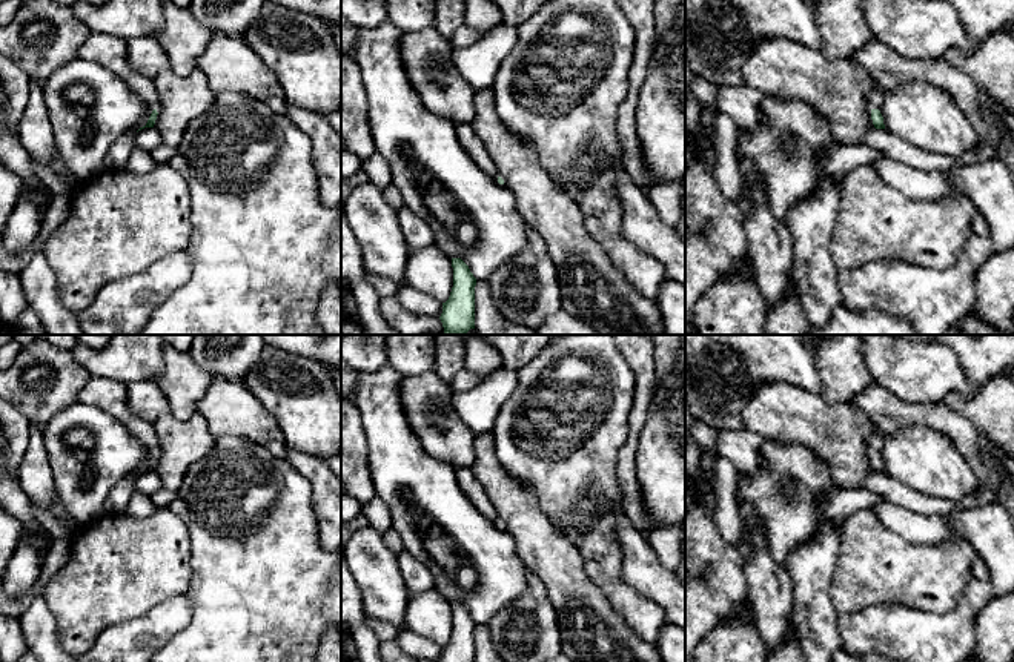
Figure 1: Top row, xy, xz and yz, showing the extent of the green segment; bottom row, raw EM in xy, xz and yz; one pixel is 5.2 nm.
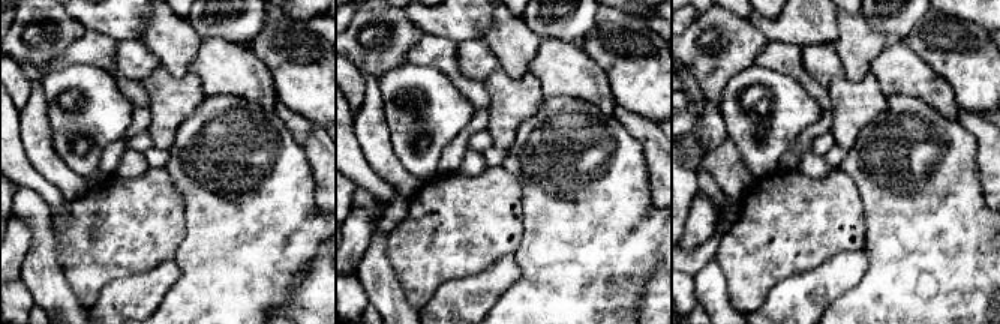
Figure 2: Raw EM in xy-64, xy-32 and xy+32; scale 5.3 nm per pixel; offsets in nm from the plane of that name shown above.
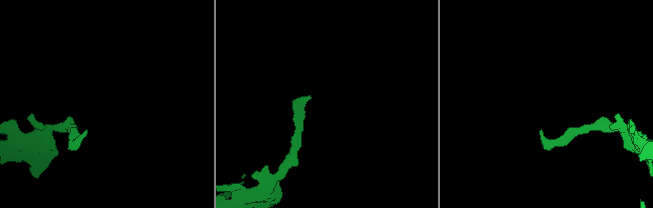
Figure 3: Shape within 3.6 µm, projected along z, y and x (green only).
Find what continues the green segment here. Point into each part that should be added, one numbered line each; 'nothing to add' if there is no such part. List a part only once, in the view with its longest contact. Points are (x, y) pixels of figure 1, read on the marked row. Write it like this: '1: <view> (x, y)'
1: yz (874, 100)

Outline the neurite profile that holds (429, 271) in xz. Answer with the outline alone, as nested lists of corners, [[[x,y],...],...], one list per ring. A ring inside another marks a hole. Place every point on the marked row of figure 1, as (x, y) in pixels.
[[[436,244],[410,250],[406,263],[404,284],[446,303],[453,287],[452,258]]]

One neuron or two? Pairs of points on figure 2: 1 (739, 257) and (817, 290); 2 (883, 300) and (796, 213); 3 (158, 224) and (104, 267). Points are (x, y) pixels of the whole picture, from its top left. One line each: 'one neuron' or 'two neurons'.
1: two neurons
2: two neurons
3: one neuron

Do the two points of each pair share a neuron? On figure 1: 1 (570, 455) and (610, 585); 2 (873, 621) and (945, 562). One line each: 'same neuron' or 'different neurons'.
1: same neuron
2: different neurons

